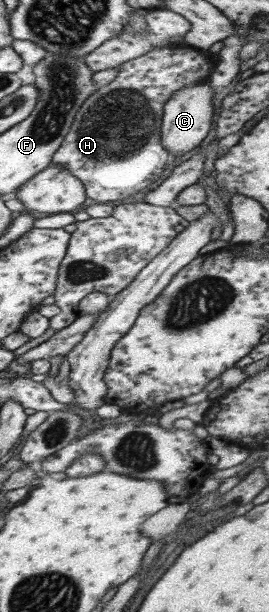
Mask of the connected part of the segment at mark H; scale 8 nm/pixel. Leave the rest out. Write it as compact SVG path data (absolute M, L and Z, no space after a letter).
M182 44L162 48L152 47L143 55L119 64L115 67L116 76L84 99L60 146L54 151L50 165L68 169L69 174L84 185L85 196L97 203L124 200L132 194L146 190L155 180L161 178L163 166L170 159L167 150L160 144L163 104L173 92L207 79L217 59L216 54L210 54L207 50L197 51Z

